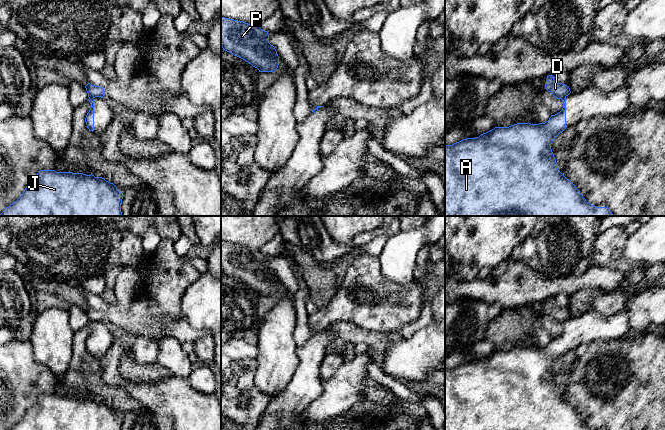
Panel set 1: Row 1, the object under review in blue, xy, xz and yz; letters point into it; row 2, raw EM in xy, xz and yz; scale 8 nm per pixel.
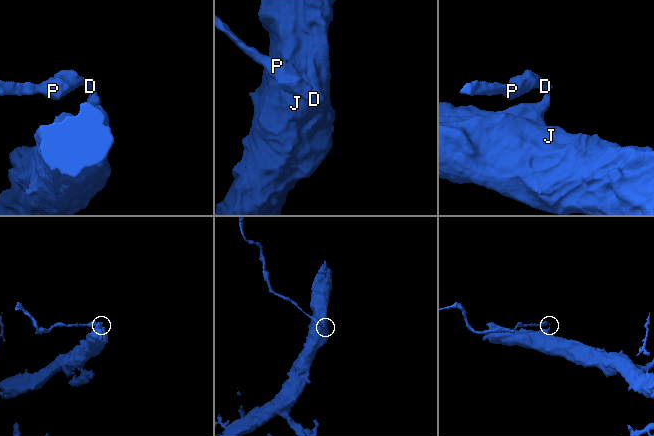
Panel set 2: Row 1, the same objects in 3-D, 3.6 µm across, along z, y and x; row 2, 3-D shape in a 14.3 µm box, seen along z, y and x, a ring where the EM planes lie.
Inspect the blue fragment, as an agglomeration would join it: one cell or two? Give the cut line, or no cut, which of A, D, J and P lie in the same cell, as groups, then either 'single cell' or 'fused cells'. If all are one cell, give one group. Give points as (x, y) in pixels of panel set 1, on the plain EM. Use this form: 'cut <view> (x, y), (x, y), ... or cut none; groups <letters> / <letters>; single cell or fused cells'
cut yz (565, 320), (561, 323); groups A J / D P; fused cells

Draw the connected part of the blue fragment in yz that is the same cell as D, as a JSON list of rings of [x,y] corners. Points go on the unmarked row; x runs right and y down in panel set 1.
[[[553,299],[547,300],[546,303],[547,303],[547,305],[546,305],[546,308],[545,308],[545,312],[555,322],[563,323],[571,317],[570,312],[565,308],[557,306],[554,303]]]

